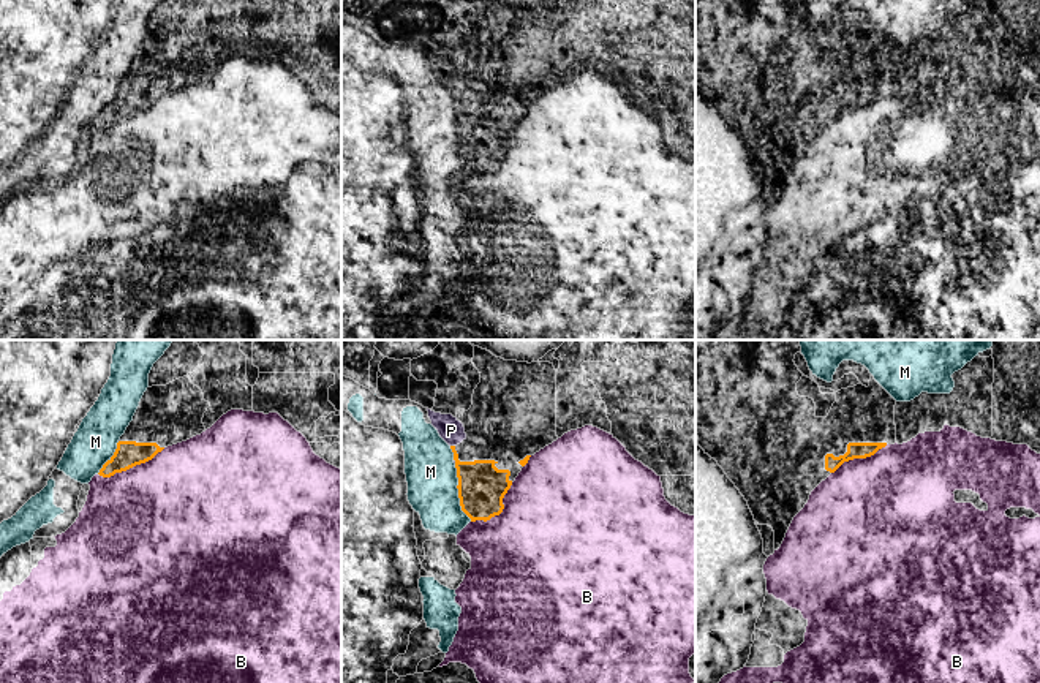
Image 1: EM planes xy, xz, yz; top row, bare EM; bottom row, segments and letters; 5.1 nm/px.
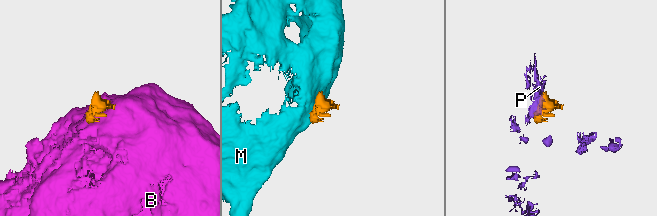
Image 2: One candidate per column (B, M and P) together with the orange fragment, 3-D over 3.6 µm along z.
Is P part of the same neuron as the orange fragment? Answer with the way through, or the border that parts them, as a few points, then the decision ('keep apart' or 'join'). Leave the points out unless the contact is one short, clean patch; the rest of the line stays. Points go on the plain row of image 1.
across xz (481, 132), (455, 106), (452, 92), (451, 76) | join

